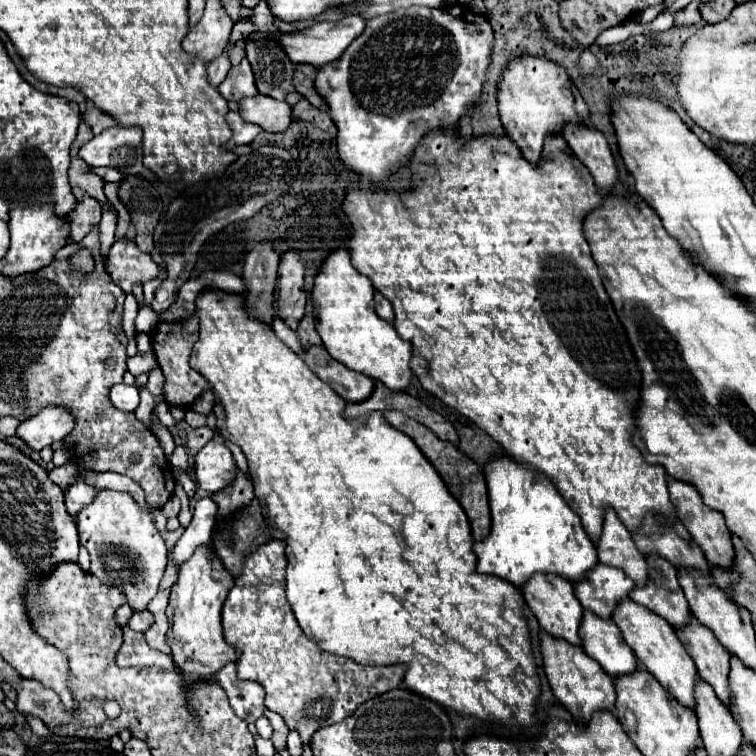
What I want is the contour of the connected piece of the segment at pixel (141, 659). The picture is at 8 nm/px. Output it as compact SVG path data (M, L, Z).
M124 626L122 630L124 630L124 644L116 654L118 666L124 666L124 668L156 666L160 670L178 670L172 654L164 654L160 650L150 648L142 632L134 632L130 626Z

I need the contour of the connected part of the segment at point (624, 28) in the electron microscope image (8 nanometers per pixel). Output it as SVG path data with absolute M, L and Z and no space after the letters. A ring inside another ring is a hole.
M624 22L620 26L614 26L614 28L608 28L604 30L598 40L594 44L598 46L608 46L608 44L618 44L618 42L624 42L628 40L630 36L636 36L636 34L642 34L646 32L644 24L636 24L636 22Z

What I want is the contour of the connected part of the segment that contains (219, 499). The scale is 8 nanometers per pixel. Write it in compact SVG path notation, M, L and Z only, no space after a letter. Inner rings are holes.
M240 472L236 474L236 478L222 490L218 490L214 494L214 502L218 504L220 512L218 512L218 518L222 516L230 516L236 508L242 508L244 504L248 504L252 500L254 492L252 492L252 480L246 472Z

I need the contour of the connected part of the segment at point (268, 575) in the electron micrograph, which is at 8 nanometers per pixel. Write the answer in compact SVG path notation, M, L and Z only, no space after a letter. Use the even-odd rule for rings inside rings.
M270 540L246 556L242 572L224 602L222 628L226 642L240 654L236 662L238 678L262 684L266 690L264 706L280 714L286 726L296 730L302 742L308 744L314 728L342 722L358 704L396 688L404 678L406 666L362 666L350 658L320 650L300 632L286 600L284 584L284 540Z

